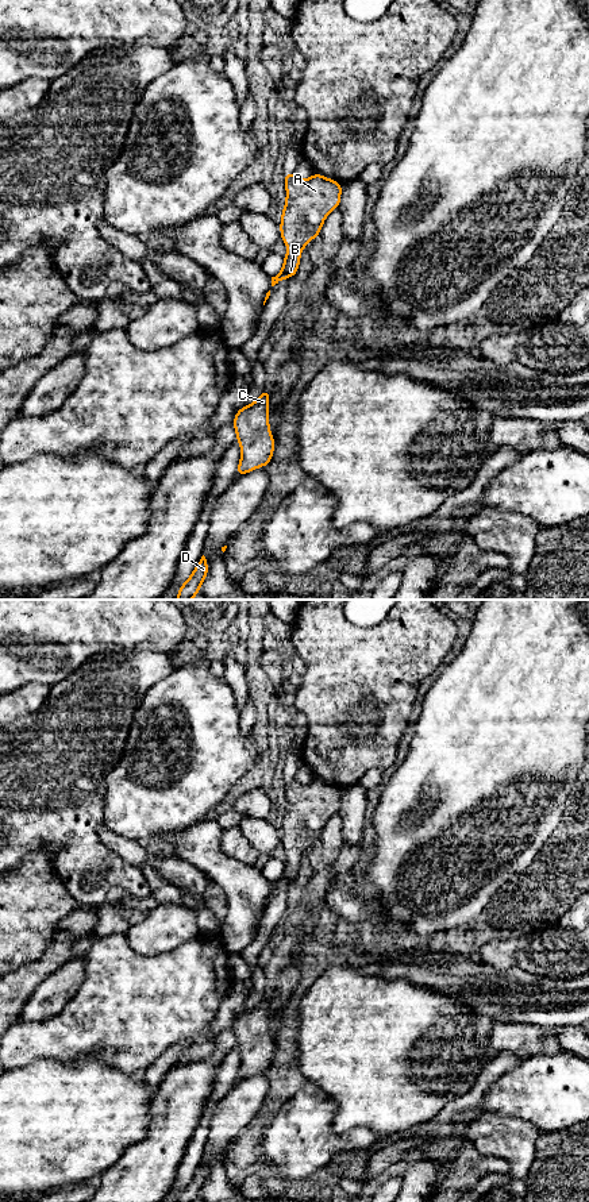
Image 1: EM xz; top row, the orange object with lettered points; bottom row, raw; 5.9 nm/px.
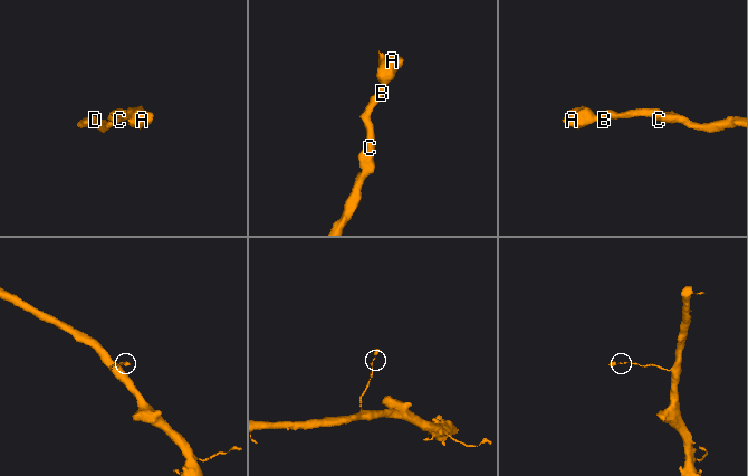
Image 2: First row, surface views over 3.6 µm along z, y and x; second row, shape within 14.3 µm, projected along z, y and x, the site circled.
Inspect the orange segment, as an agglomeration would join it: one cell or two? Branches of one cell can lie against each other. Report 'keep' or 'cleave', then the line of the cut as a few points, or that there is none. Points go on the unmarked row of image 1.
keep; cut none

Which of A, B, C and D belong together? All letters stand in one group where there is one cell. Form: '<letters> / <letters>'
A B C D

